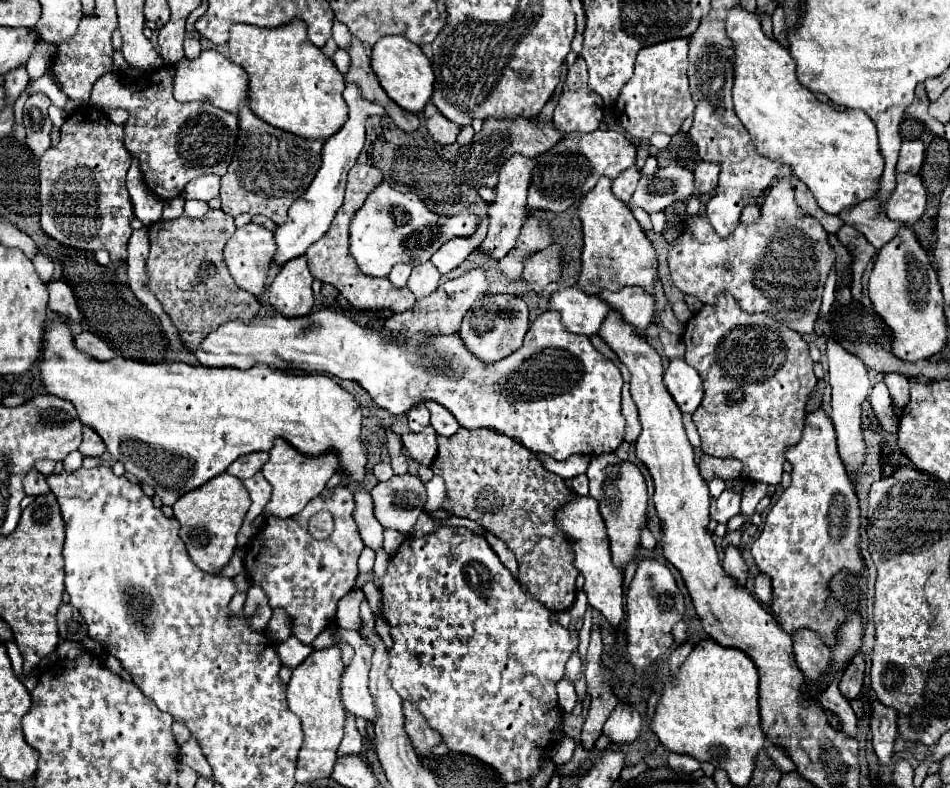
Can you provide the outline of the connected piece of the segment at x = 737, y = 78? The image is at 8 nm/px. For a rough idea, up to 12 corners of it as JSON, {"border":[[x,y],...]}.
{"border":[[728,11],[734,109],[826,213],[876,193],[876,127],[796,81],[756,13]]}

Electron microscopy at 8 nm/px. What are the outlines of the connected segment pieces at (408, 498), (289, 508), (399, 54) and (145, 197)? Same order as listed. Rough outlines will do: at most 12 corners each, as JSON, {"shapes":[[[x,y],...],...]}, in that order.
{"shapes":[[[410,473],[378,483],[370,495],[382,527],[414,529],[426,503]],[[276,439],[262,467],[264,515],[292,517],[338,471],[334,451],[312,457]],[[386,35],[370,67],[392,101],[418,113],[430,101],[430,59]],[[132,157],[126,185],[134,215],[148,227],[162,219],[164,201],[142,181]]]}

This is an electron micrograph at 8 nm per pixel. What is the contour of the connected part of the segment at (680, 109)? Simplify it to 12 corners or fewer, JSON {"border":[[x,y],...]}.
{"border":[[688,39],[642,47],[612,113],[638,141],[694,111]]}

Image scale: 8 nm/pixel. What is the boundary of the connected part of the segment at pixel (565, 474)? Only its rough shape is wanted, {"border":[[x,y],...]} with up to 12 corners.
{"border":[[536,453],[540,463],[560,475],[564,481],[586,473],[588,455],[572,455],[556,461],[544,453]]}

